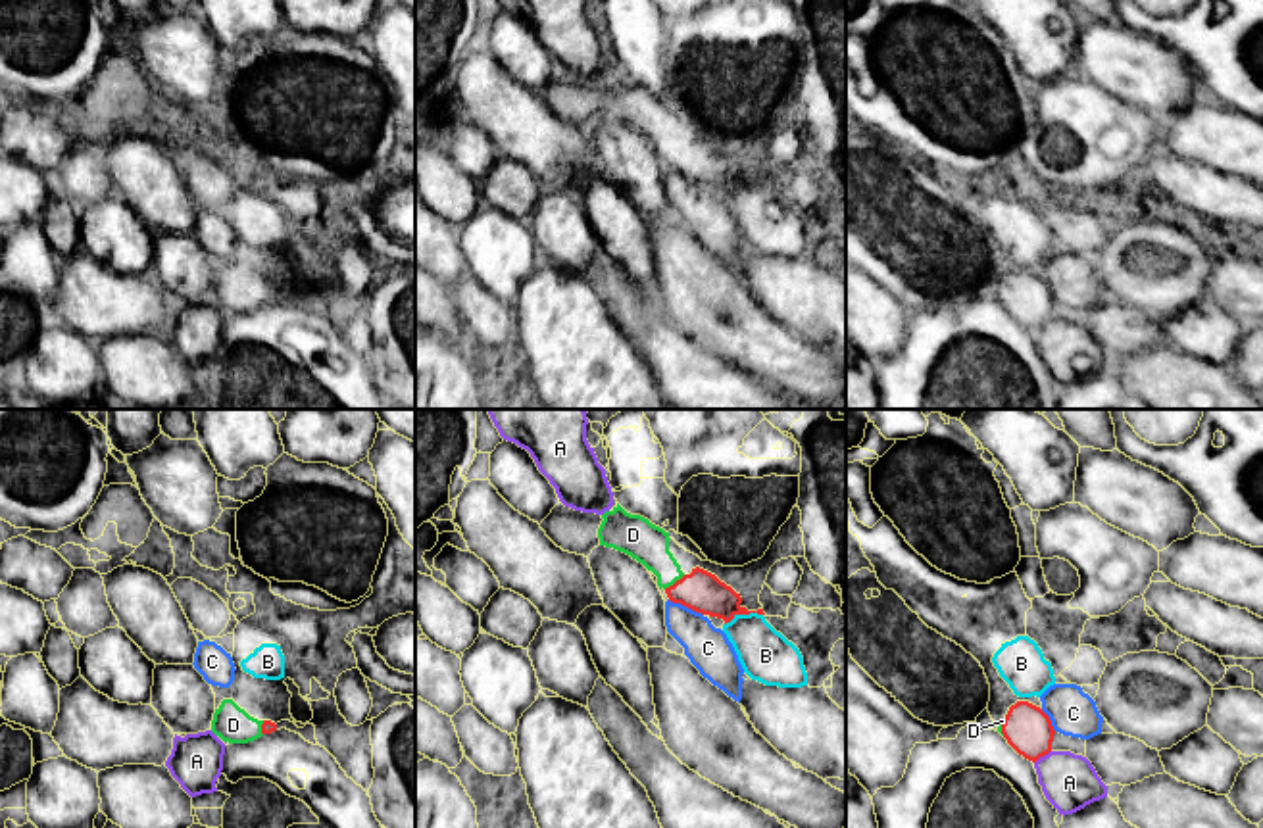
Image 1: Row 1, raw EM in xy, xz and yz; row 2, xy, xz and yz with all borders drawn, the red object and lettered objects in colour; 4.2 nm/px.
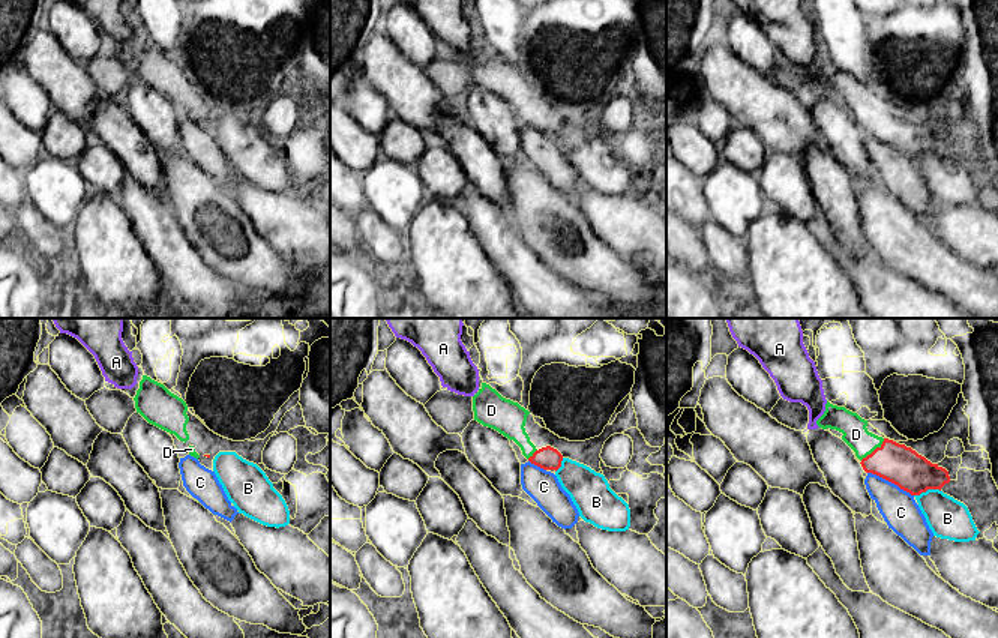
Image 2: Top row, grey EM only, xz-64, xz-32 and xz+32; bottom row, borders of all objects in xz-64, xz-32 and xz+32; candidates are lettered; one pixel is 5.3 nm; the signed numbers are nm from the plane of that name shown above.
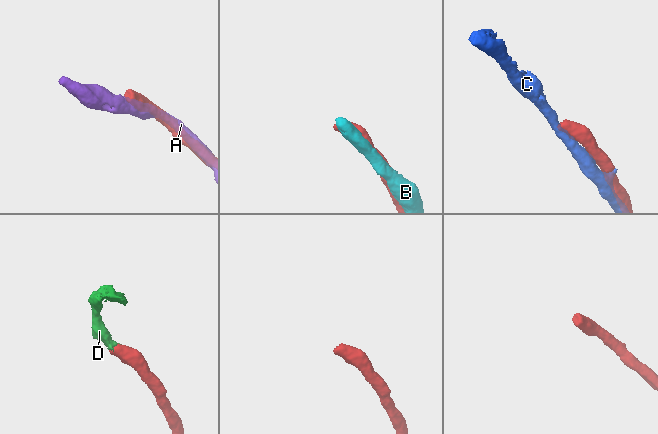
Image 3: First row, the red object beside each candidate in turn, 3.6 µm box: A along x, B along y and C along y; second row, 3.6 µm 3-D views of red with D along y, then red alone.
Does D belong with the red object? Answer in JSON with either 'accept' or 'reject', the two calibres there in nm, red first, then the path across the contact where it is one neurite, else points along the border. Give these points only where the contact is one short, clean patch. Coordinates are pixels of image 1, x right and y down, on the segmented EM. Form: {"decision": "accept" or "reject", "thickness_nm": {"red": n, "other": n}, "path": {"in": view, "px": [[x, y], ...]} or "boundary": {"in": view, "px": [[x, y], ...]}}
{"decision": "accept", "thickness_nm": {"red": 170, "other": 170}, "path": {"in": "xz", "px": [[700, 590], [687, 590], [675, 583], [637, 536]]}}

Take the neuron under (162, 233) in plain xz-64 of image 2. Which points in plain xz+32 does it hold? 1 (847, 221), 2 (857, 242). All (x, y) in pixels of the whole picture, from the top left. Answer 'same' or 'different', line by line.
1: different
2: different

